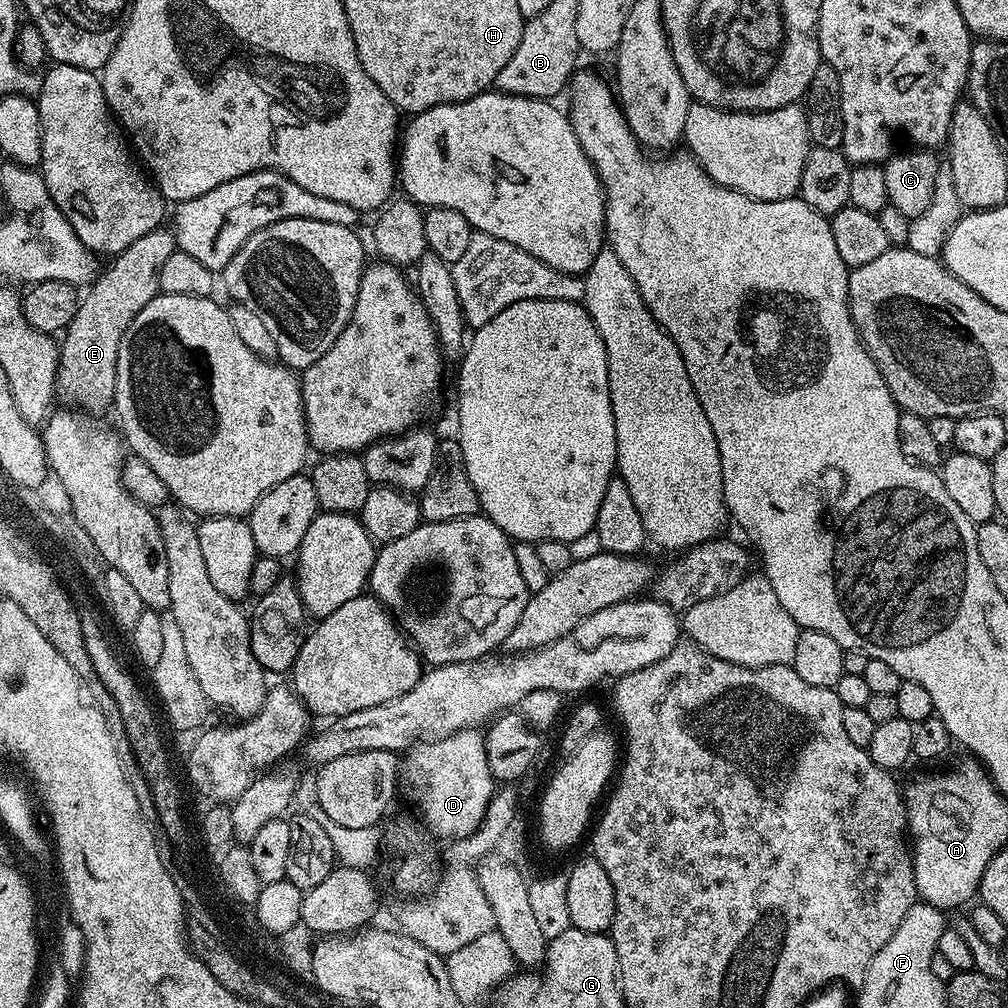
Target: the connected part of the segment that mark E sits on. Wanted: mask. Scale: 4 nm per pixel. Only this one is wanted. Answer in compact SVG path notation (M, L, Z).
M167 227L142 234L138 242L130 242L115 257L108 269L101 271L81 299L74 318L62 333L60 361L56 371L59 399L88 414L104 412L113 407L118 378L118 350L130 322L160 292L160 264L177 252L176 237Z

